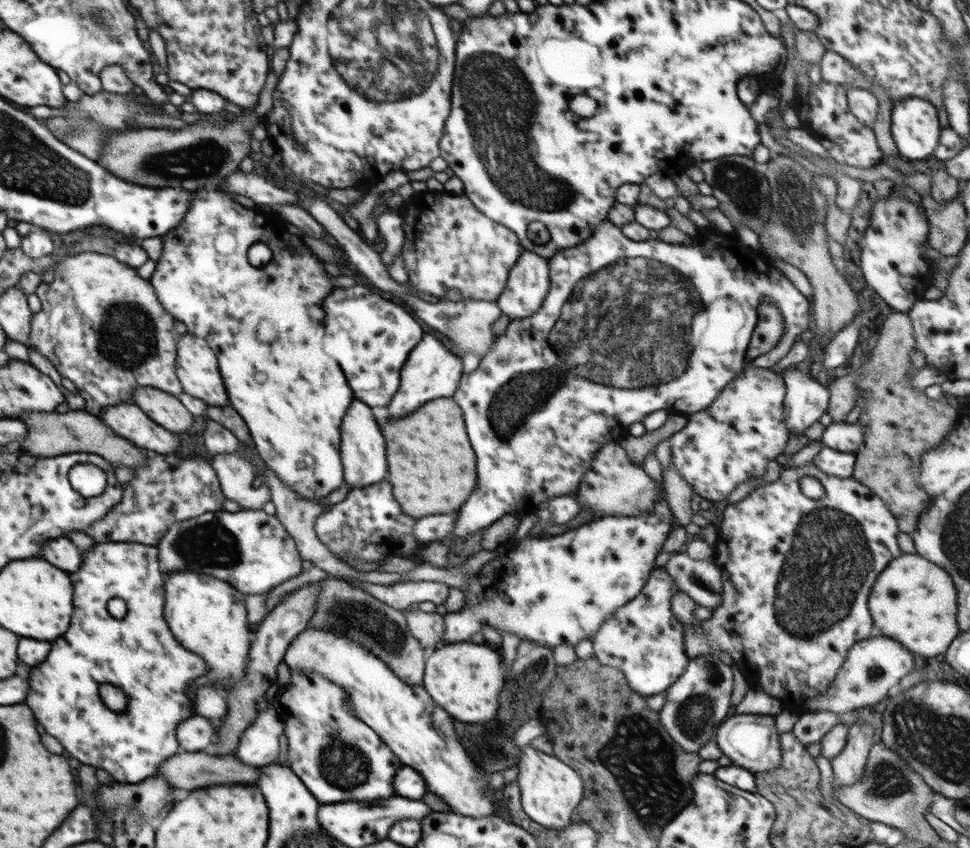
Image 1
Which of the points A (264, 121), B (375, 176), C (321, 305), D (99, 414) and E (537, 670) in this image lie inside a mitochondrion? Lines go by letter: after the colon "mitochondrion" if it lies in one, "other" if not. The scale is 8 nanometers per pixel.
A: other
B: other
C: other
D: other
E: mitochondrion

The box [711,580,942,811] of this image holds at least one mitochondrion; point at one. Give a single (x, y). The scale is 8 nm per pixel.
(888, 779)

